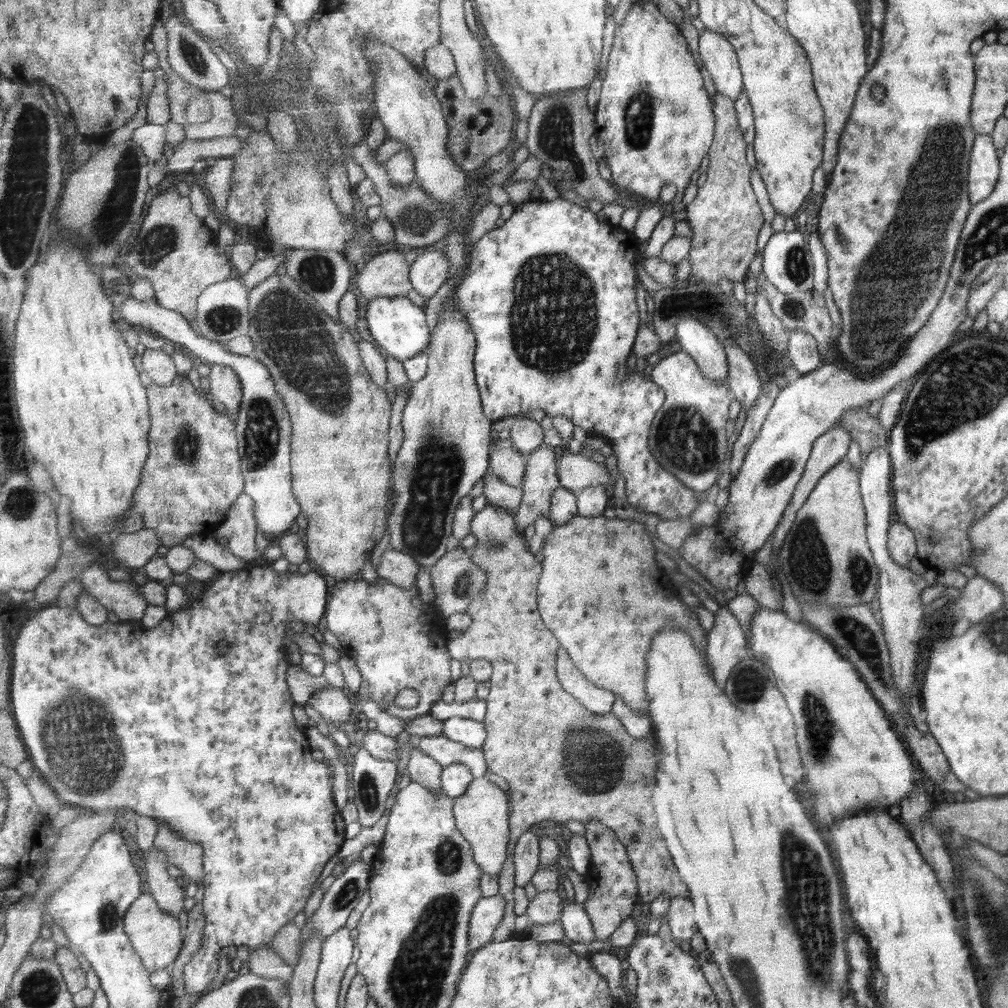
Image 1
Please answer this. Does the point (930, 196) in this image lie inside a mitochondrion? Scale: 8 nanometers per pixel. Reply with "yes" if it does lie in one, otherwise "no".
yes

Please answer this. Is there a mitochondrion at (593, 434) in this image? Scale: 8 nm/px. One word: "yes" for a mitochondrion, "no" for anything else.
no

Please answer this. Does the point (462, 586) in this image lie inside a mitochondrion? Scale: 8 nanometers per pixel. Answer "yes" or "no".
yes

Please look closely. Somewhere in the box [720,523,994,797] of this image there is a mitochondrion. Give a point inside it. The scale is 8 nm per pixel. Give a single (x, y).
(863, 641)

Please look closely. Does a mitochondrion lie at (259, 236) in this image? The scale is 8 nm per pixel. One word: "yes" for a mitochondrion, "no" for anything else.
no

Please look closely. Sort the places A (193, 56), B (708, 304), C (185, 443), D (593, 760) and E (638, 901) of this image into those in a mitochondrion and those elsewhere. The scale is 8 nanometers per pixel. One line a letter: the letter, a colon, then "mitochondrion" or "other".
A: mitochondrion
B: mitochondrion
C: mitochondrion
D: mitochondrion
E: other

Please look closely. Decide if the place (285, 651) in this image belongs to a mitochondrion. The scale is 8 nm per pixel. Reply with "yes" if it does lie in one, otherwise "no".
no

